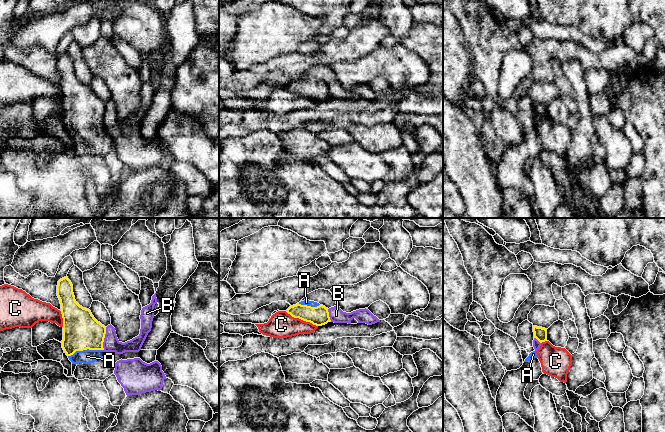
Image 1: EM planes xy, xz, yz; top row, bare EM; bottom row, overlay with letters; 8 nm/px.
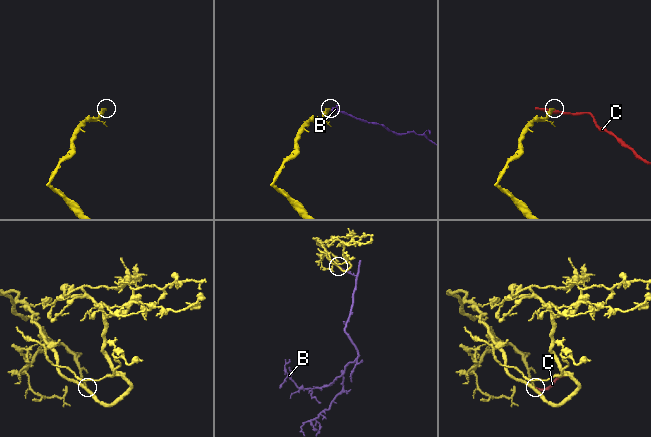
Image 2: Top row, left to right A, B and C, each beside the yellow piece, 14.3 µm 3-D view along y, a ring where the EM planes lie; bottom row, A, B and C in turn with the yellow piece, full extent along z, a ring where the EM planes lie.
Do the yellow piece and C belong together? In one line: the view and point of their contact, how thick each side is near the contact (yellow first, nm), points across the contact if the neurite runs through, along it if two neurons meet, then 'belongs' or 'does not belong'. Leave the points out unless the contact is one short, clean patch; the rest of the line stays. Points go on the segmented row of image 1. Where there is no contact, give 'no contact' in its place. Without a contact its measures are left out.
contact xz (301, 319); calibres 150 and 200 nm; does not belong

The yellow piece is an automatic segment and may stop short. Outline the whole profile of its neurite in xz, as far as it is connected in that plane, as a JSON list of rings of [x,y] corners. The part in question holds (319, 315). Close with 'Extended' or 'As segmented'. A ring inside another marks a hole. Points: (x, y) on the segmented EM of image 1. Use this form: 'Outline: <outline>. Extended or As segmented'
Outline: [[[301,301],[290,306],[286,312],[294,318],[299,318],[316,326],[322,326],[331,321],[328,308],[314,301]]]. Extended

